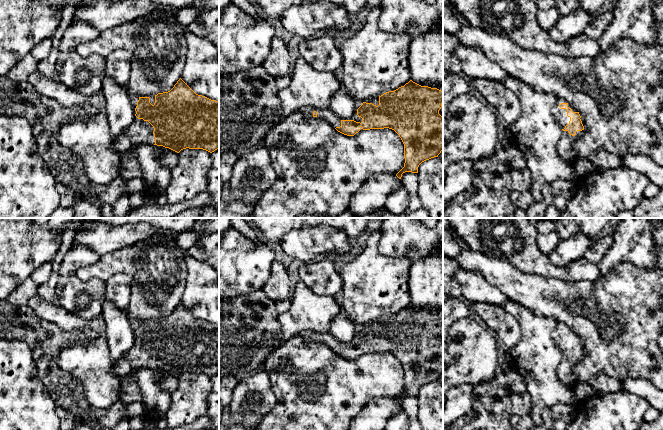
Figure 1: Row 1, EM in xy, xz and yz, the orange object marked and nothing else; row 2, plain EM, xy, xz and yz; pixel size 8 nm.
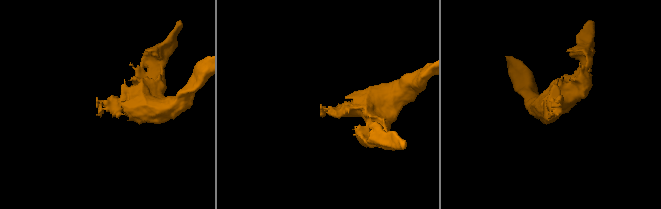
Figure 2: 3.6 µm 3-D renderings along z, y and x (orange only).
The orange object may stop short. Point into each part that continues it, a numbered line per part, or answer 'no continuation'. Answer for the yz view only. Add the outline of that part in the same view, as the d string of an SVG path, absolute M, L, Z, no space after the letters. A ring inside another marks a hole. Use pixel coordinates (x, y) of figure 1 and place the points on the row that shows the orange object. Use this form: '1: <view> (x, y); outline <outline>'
1: yz (561, 117); outline M562 98L557 99L556 105L553 108L553 112L555 113L556 121L559 123L561 128L564 129L565 126L569 124L570 117L567 116L567 110L566 109L561 109L559 107L559 105L561 103L567 103L568 107L571 108L573 112L577 112L577 110L571 104L569 104L567 101L565 101L564 99L562 99Z

